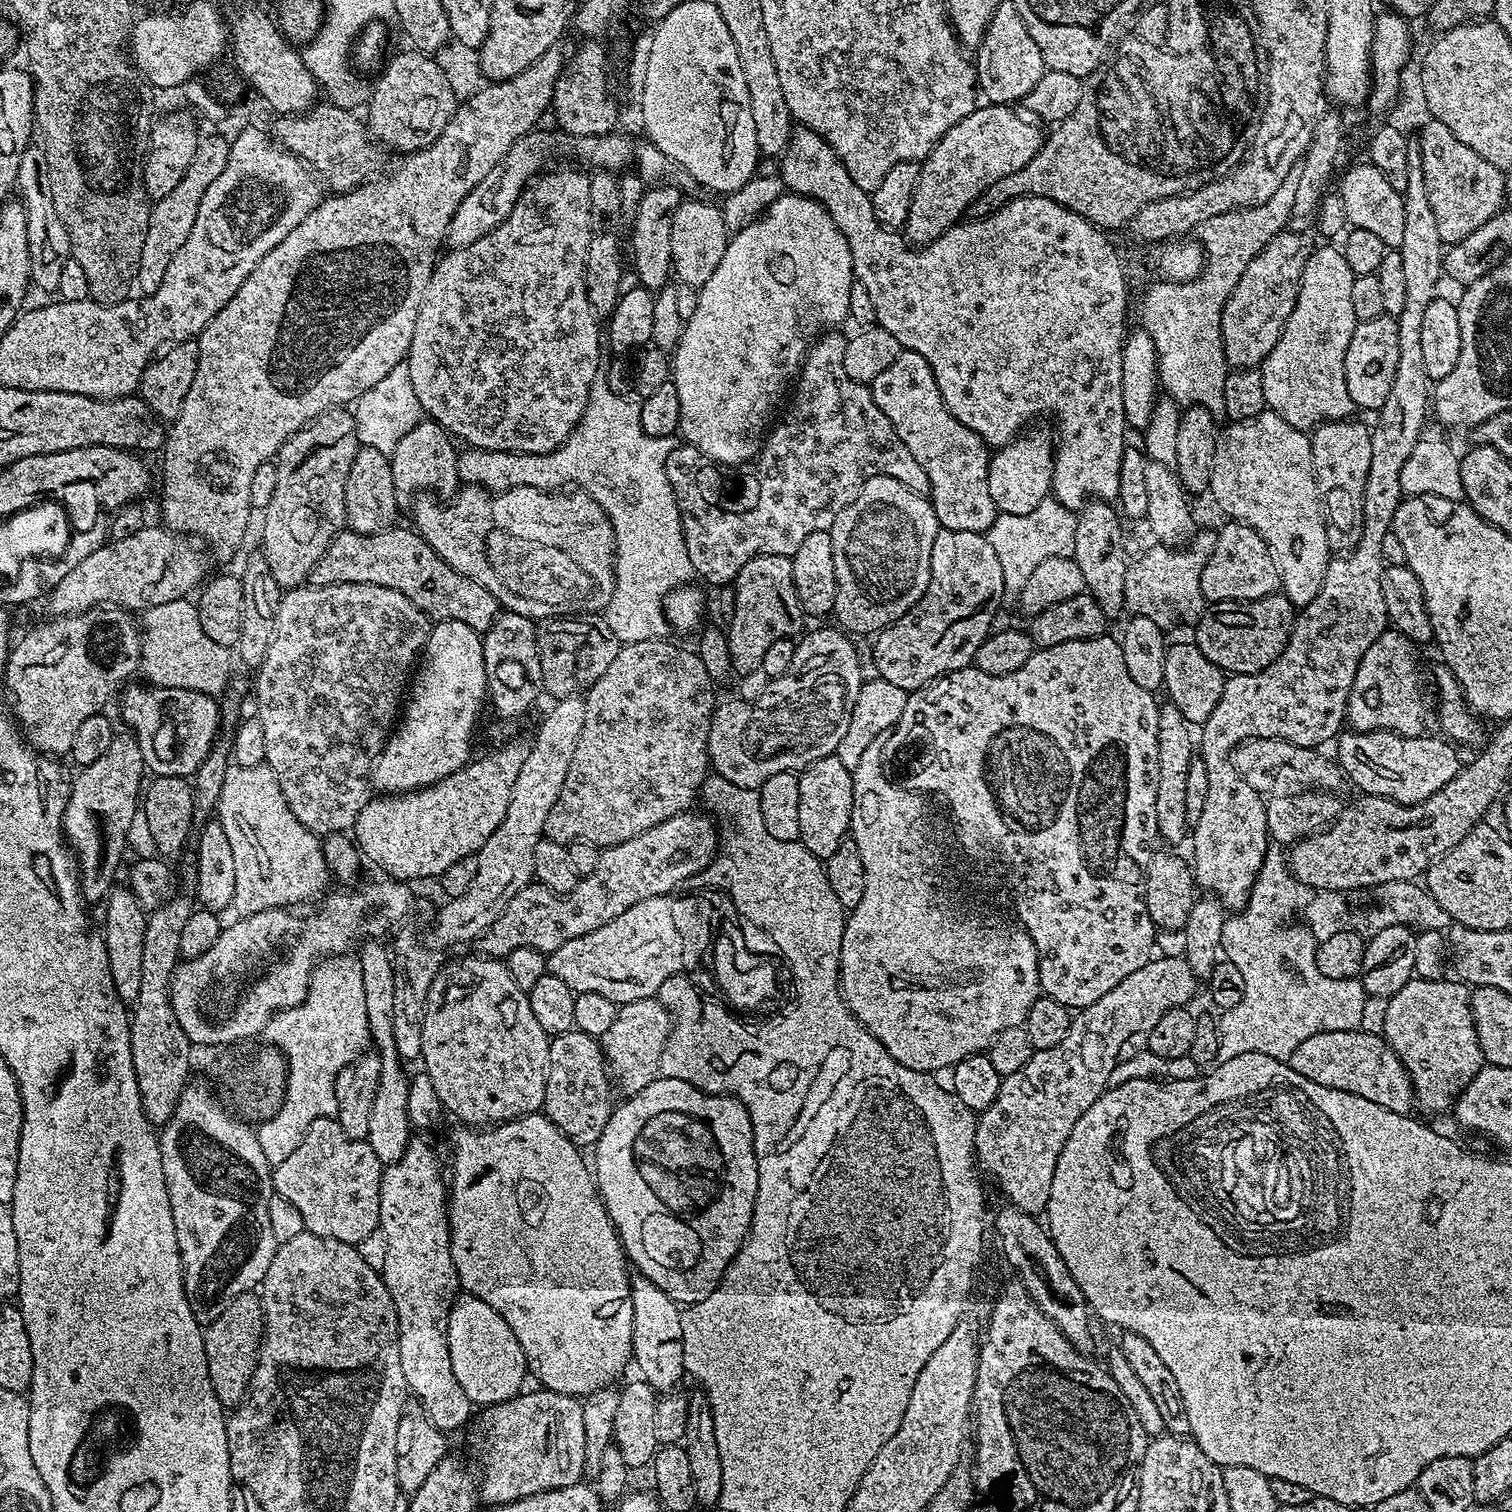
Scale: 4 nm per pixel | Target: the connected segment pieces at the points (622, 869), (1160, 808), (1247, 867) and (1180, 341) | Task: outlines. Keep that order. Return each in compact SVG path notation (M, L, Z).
M696 811L680 812L674 818L666 818L666 822L638 834L638 838L630 838L630 842L603 849L598 858L597 869L589 876L580 877L576 888L566 896L558 896L535 882L518 890L518 894L510 898L506 910L502 910L500 917L481 934L478 941L478 947L481 948L479 951L489 957L507 958L510 950L518 950L518 946L530 946L547 954L558 950L558 946L565 945L572 938L582 938L582 934L590 934L590 930L598 930L598 926L606 926L606 922L614 922L618 914L626 914L626 910L630 910L630 906L635 906L637 902L646 902L646 898L675 893L679 884L691 881L716 859L717 821L703 811Z
M1170 702L1161 707L1158 726L1160 727L1158 730L1158 778L1154 794L1154 814L1158 836L1161 841L1169 840L1172 844L1180 844L1183 840L1185 843L1190 832L1190 825L1186 818L1186 773L1190 771L1190 762L1194 759L1194 732L1189 727L1188 720L1182 718L1182 714L1178 714L1178 710Z
M1412 142L1408 146L1410 170L1406 178L1406 190L1403 193L1405 209L1403 211L1403 239L1399 246L1402 266L1406 281L1406 302L1402 306L1402 314L1396 317L1398 322L1398 370L1394 370L1394 386L1390 386L1390 394L1386 402L1375 413L1376 425L1371 425L1370 431L1370 474L1366 474L1366 494L1364 495L1364 527L1359 529L1354 543L1348 551L1336 554L1329 559L1326 566L1326 578L1322 578L1322 590L1318 590L1318 598L1296 613L1296 621L1292 624L1292 633L1278 658L1266 670L1254 674L1232 674L1225 679L1222 698L1218 698L1218 706L1210 718L1198 732L1198 758L1206 766L1206 803L1202 806L1202 815L1191 829L1192 856L1190 867L1197 885L1205 888L1205 893L1211 894L1228 910L1239 910L1247 904L1250 890L1256 881L1258 870L1266 858L1270 847L1266 810L1268 805L1265 797L1256 792L1234 770L1232 752L1244 740L1254 738L1274 738L1285 740L1299 748L1319 749L1320 744L1335 741L1341 735L1348 714L1348 699L1350 686L1354 686L1354 674L1358 674L1358 662L1362 662L1362 654L1374 646L1374 642L1389 627L1386 614L1386 598L1382 598L1382 578L1385 565L1382 563L1380 543L1386 534L1392 531L1394 510L1398 510L1404 496L1402 490L1402 466L1406 466L1406 458L1414 451L1414 446L1422 438L1420 432L1424 428L1424 419L1430 416L1430 381L1426 374L1424 352L1422 350L1422 321L1430 302L1438 295L1440 280L1444 270L1444 253L1446 245L1438 234L1438 225L1434 219L1434 209L1430 206L1430 198L1426 198L1426 182L1422 174L1422 154L1419 143Z
M1299 167L1290 170L1286 174L1286 182L1278 186L1274 198L1270 202L1262 202L1262 206L1253 208L1240 208L1236 212L1218 214L1218 218L1210 218L1198 229L1198 243L1204 249L1206 263L1204 271L1194 280L1183 282L1159 282L1144 296L1144 305L1140 308L1140 320L1143 331L1148 332L1154 338L1156 347L1156 359L1158 361L1158 380L1161 385L1168 387L1167 395L1177 402L1183 402L1188 406L1199 406L1210 410L1214 414L1223 413L1224 399L1222 390L1230 371L1224 360L1224 347L1222 346L1222 330L1220 319L1226 298L1234 290L1238 278L1242 278L1242 270L1250 266L1250 262L1262 249L1282 231L1292 219L1292 207L1294 206L1294 194L1298 191Z

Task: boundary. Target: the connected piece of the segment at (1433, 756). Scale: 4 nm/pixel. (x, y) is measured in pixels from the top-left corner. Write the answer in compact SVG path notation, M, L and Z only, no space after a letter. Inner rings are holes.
M1348 730L1335 741L1334 759L1341 772L1349 781L1353 780L1361 793L1369 796L1384 796L1399 804L1417 804L1432 794L1438 794L1452 778L1457 776L1462 767L1462 759L1455 747L1439 735L1399 736L1393 732L1357 732Z

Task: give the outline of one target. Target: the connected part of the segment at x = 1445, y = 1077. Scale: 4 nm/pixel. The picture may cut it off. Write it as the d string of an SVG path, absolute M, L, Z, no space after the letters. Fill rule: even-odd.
M1413 978L1398 990L1398 994L1387 997L1384 1008L1384 1029L1382 1035L1394 1050L1408 1071L1412 1080L1412 1095L1417 1109L1424 1112L1444 1112L1453 1107L1460 1093L1467 1088L1480 1069L1485 1067L1484 1055L1478 1042L1478 1034L1472 1017L1470 992L1459 979L1441 978L1438 980L1421 980Z

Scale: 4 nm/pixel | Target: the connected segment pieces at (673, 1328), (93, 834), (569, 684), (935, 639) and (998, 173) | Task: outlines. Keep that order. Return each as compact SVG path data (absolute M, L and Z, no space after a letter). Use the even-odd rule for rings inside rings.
M639 1274L631 1277L632 1309L632 1359L639 1379L647 1382L657 1394L672 1394L677 1391L680 1379L685 1379L684 1355L682 1354L681 1305L671 1300L650 1278Z
M123 731L115 733L110 750L106 751L106 754L103 754L98 762L81 767L76 772L78 774L71 781L68 806L64 811L64 834L78 865L80 893L88 902L92 902L92 900L103 901L117 883L116 871L120 868L120 859L123 858L124 847L128 844L128 831L131 830L135 820L137 823L138 809L142 804L142 789L146 784L146 779L144 780L144 776L146 777L144 754L131 731Z
M569 614L563 618L549 618L539 625L540 665L542 666L543 691L556 700L566 700L577 694L587 693L588 687L602 674L606 674L610 662L614 662L614 654L618 654L622 641L614 638L614 630L600 614Z
M941 528L934 538L934 550L930 550L930 582L922 598L902 618L875 633L875 675L909 693L939 676L969 667L976 659L978 646L993 631L996 611L1005 600L1002 566L987 535Z
M1007 104L977 106L973 112L966 114L966 118L962 118L962 122L950 126L931 154L924 157L920 164L918 186L910 202L910 214L902 229L909 244L923 246L946 234L946 230L958 223L963 217L960 215L987 188L994 187L1007 176L1008 179L1015 177L1022 166L1040 153L1046 132L1036 125L1039 123L1035 119L1016 110Z

